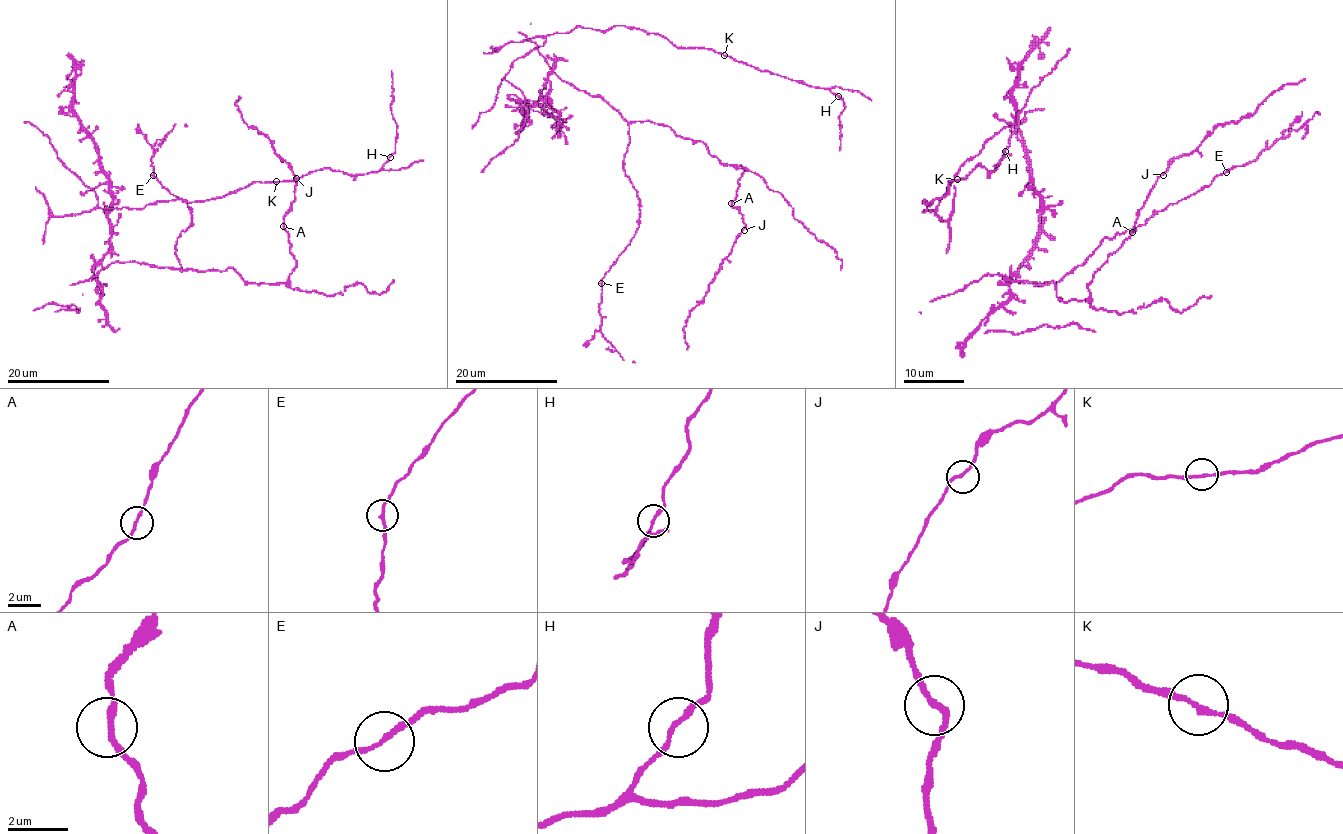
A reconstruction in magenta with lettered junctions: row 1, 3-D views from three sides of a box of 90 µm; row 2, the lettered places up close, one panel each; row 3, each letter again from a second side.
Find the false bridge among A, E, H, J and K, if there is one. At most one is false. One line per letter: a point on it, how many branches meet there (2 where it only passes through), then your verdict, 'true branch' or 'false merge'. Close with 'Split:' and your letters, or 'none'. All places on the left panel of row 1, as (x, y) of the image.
A: place (283, 226); branches 2; true branch
E: place (153, 175); branches 2; true branch
H: place (390, 157); branches 2; true branch
J: place (296, 178); branches 2; true branch
K: place (276, 181); branches 2; true branch
Split: none

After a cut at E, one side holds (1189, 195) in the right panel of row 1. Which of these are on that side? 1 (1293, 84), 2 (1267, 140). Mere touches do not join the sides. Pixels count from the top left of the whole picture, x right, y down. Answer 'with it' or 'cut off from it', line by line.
1: with it
2: cut off from it

